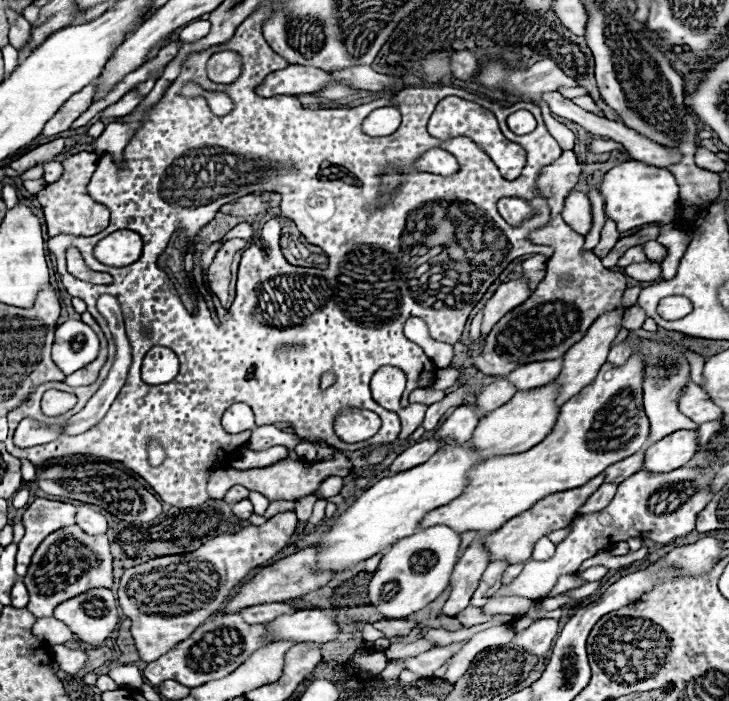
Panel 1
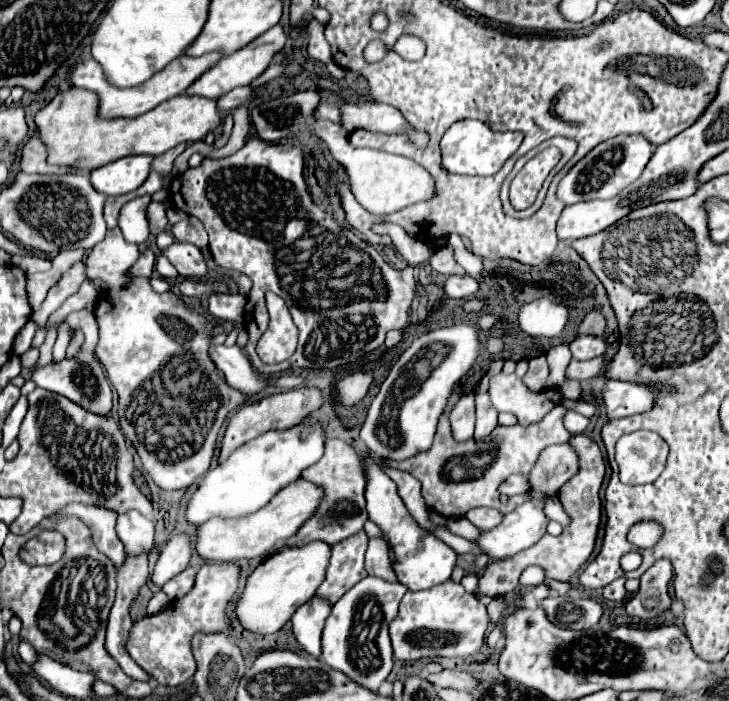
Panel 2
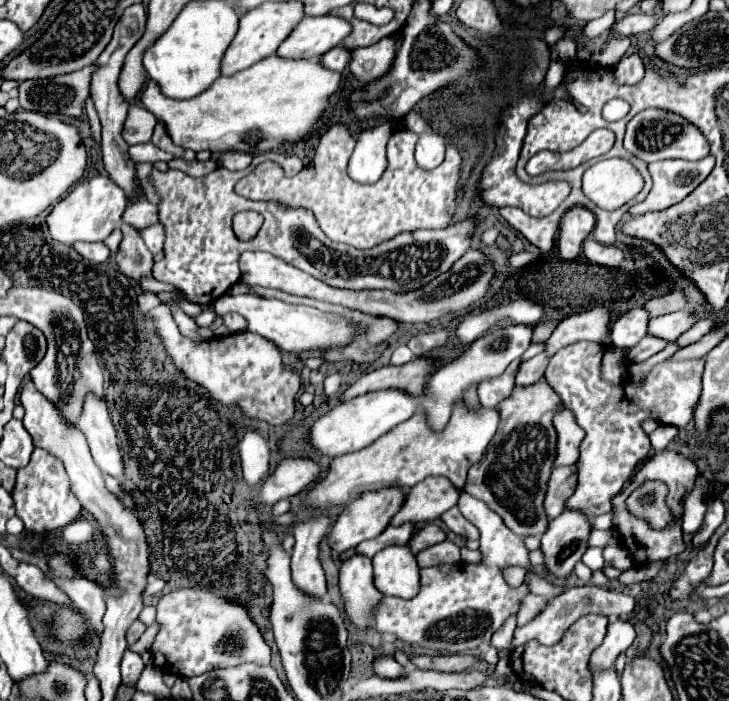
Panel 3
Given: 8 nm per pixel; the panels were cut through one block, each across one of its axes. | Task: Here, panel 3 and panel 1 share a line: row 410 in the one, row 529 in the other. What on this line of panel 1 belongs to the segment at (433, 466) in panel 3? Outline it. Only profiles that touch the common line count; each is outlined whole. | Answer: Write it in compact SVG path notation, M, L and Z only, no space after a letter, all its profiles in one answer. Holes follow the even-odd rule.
M636 352L620 368L604 364L594 382L560 408L552 432L540 444L520 454L496 456L472 468L468 472L468 488L444 508L428 512L418 528L444 524L460 534L468 530L496 532L504 522L532 508L540 498L578 488L602 474L610 464L624 460L624 456L632 456L640 448L646 450L652 442L648 440L650 422L642 406L642 374L644 362Z

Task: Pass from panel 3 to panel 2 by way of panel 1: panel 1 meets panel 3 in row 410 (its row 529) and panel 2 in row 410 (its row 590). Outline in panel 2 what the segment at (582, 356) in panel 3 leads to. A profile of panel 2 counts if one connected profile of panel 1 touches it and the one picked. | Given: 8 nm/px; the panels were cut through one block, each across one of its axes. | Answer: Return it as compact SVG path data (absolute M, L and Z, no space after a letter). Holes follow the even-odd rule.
M496 374L490 378L490 402L498 412L512 412L520 424L542 420L554 406L562 402L556 390L530 392L516 374Z

